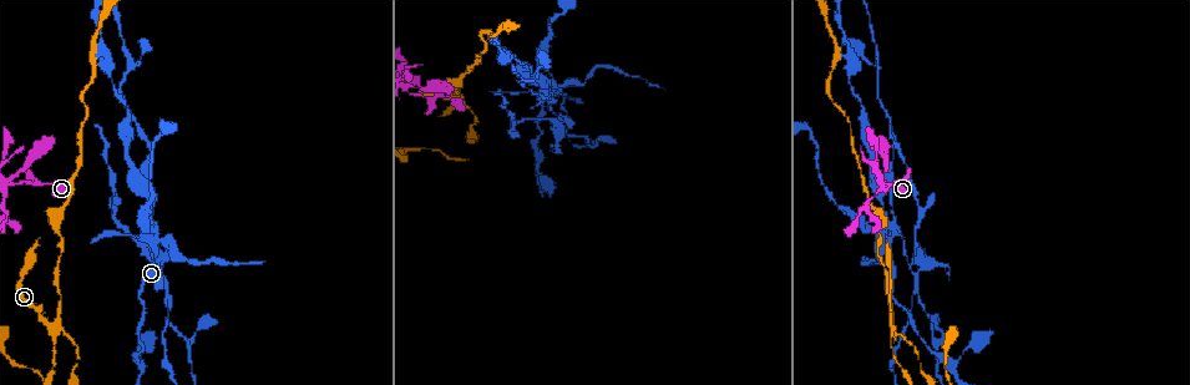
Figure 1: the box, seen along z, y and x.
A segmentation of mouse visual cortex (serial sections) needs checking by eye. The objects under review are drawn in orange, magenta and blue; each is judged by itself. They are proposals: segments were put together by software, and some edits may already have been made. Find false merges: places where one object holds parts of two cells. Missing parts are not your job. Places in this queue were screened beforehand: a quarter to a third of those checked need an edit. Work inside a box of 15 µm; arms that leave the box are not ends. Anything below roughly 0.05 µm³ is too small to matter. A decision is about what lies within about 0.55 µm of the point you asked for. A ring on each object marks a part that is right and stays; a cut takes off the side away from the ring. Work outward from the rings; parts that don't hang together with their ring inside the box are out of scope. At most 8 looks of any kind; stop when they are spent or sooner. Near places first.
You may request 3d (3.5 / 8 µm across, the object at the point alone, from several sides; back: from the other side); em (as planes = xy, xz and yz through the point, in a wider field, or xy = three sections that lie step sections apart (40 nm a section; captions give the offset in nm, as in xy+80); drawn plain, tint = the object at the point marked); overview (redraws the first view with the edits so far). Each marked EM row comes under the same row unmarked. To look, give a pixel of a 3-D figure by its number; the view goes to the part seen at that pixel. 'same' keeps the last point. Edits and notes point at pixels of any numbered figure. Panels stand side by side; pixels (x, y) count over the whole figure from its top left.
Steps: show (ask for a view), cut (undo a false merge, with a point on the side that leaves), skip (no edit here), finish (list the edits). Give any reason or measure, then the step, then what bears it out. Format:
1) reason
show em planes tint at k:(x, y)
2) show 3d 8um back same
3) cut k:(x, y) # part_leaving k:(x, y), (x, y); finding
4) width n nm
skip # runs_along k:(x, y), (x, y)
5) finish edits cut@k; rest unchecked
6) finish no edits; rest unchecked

narrows sharply
show 3d 3.5um at 1:(149, 241)

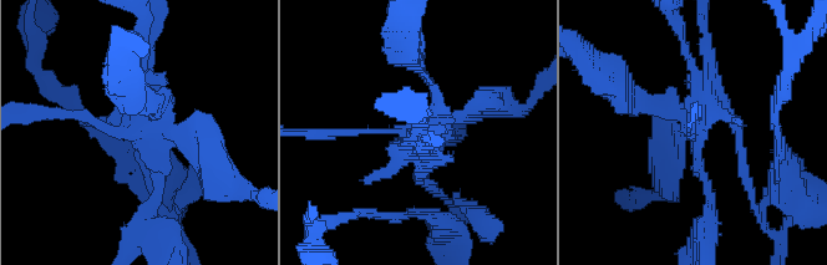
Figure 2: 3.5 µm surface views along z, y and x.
now the EM
show em xy step 5 tint at 2:(146, 129)

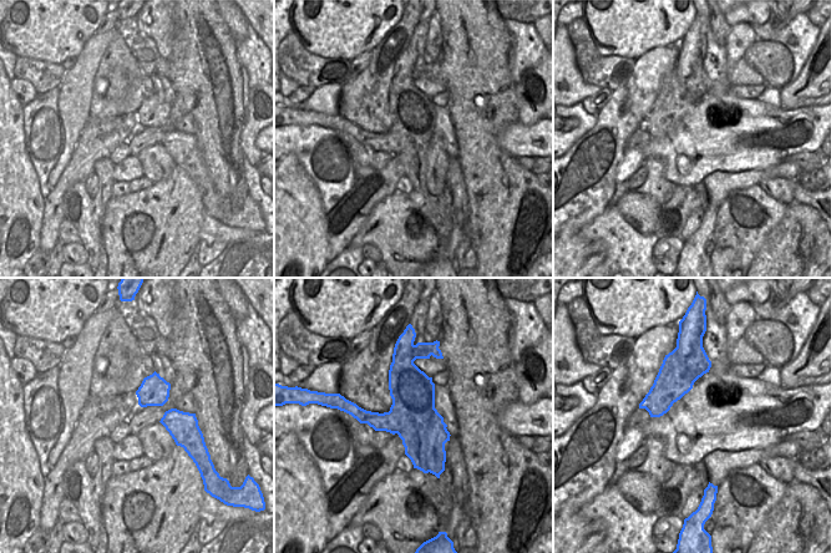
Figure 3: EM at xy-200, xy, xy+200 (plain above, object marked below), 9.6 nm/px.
show em xy step 3 tint same

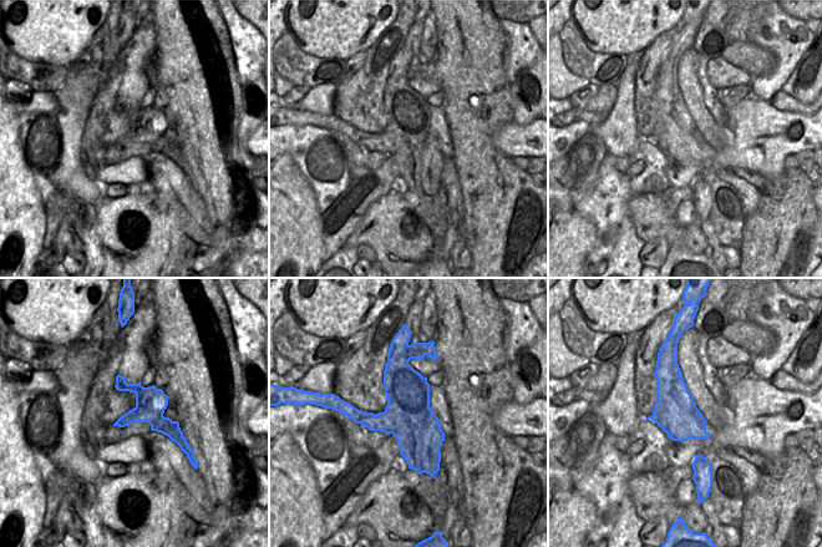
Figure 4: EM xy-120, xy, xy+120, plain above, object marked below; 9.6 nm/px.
cut 2:(719, 98) # part_leaving 2:(698, 146), (698, 83), (681, 30); a second cell is stuck on

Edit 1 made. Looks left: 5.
four arms meet
show 3d 8um at 1:(11, 186)

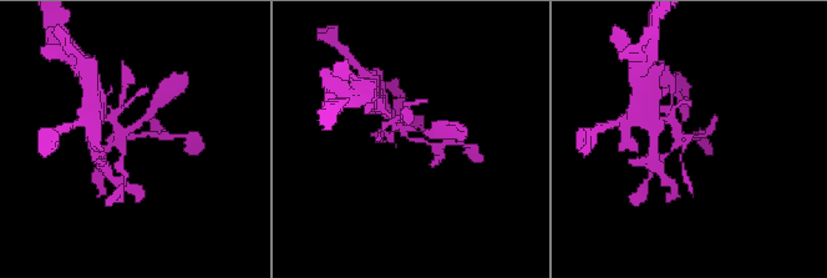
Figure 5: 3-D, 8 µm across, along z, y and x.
show 3d 3.5um at 5:(134, 135)

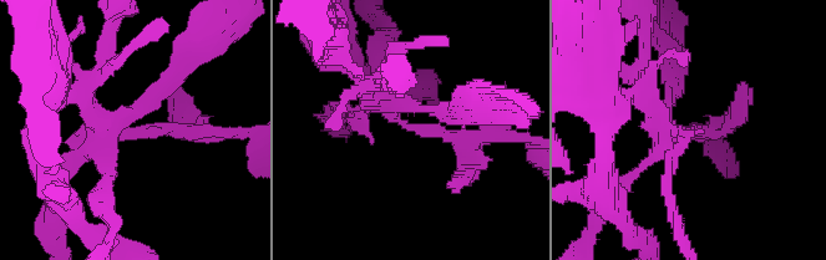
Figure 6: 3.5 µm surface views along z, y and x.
arms 4; arm_widths 150, 200, 200, 250 nm; shape alone is not enough
show em xy step 3 tint at 6:(411, 126)

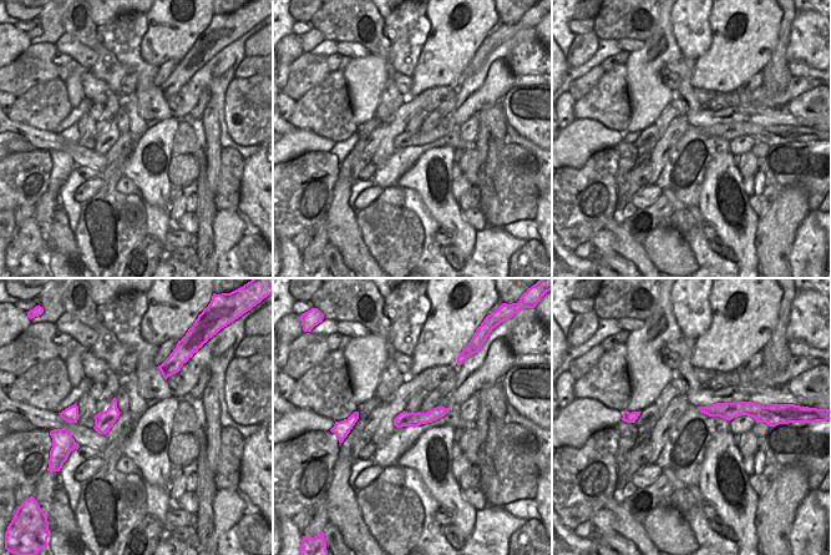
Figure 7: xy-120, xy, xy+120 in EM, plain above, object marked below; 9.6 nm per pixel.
skip # runs_along 6:(492, 134), (385, 77); all the same cell

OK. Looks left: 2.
show 3d 3.5um at 1:(951, 361)

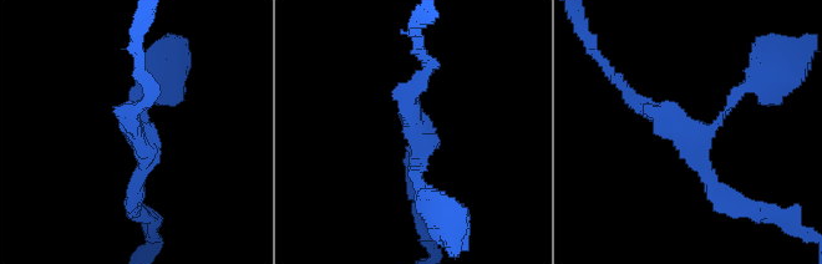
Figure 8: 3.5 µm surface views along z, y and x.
show em xy step 2 tint at 8:(137, 133)

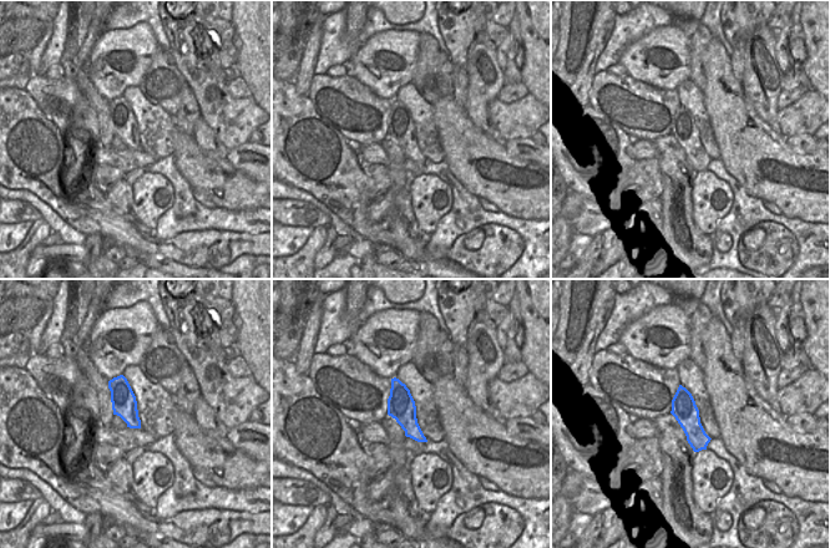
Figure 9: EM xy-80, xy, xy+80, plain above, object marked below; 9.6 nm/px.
arms 3
skip # runs_along 8:(430, 69), (406, 97), (419, 186); one cell here

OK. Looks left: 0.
finish edits cut@2; rest unchecked

